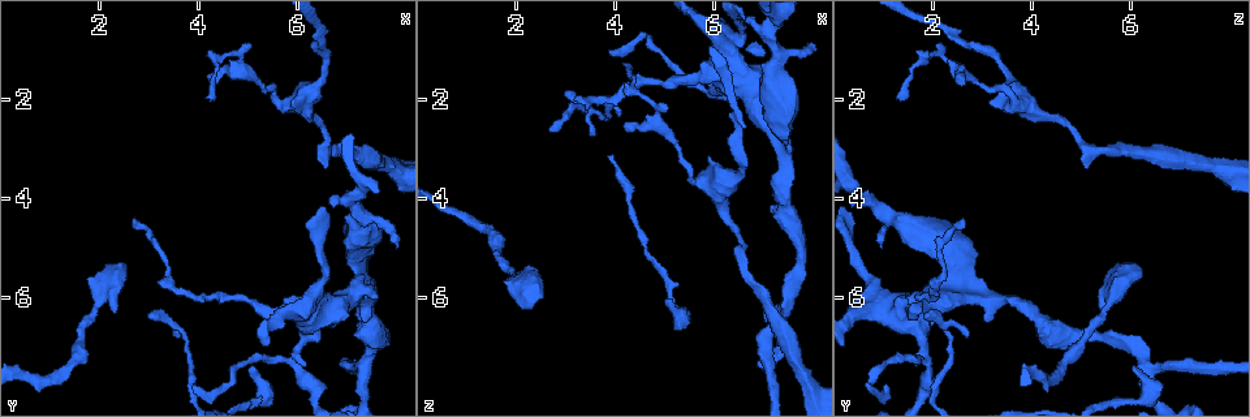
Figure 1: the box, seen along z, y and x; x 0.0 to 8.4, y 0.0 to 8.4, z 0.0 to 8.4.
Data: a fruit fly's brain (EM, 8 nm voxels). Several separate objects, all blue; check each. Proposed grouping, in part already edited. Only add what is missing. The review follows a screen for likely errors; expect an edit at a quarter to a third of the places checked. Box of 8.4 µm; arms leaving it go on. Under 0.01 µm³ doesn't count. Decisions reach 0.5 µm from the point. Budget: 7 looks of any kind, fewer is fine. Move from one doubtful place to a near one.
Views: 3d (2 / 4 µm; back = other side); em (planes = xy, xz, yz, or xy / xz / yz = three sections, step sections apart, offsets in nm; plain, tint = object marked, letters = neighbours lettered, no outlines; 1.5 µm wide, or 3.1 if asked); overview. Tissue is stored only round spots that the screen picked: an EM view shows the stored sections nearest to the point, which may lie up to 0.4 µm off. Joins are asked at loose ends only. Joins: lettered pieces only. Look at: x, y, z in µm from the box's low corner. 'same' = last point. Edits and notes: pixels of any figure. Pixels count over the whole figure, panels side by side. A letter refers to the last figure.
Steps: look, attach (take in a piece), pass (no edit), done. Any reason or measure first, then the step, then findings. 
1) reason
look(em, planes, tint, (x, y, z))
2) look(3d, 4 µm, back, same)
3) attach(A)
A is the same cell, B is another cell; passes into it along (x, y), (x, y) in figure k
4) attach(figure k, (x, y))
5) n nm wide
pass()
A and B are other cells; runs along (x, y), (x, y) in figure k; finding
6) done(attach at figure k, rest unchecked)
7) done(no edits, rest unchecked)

branch stops here
look(em, planes, plain, (4.30, 1.70, 2.70))

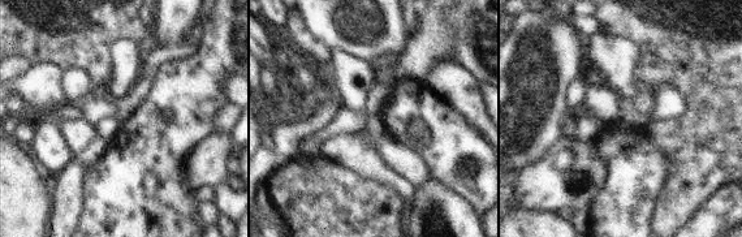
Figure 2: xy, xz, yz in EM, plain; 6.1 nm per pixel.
look(em, planes, letters, same)

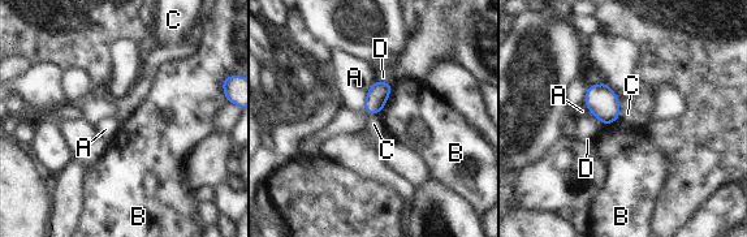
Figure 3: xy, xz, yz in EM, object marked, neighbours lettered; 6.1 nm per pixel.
pass()
A, B, C and D are other cells; border along (618, 98), (620, 119) in figure 3; no lettered piece goes on from it

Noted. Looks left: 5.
free end
look(3d, 2 µm, (3.60, 6.85, 2.75))

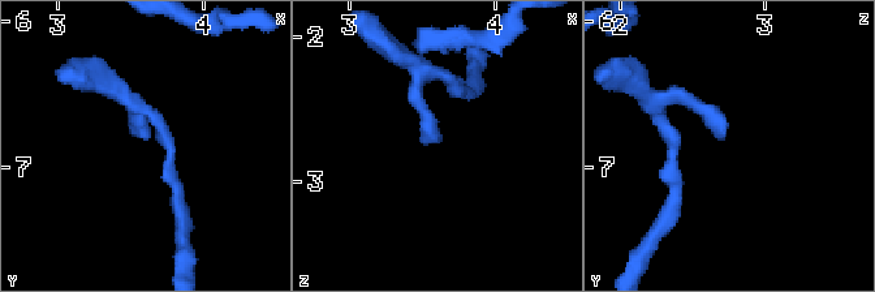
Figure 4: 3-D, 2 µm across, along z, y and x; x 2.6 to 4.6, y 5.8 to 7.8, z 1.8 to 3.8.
look(em, xz, step 4, tint, (3.64, 6.78, 2.72))

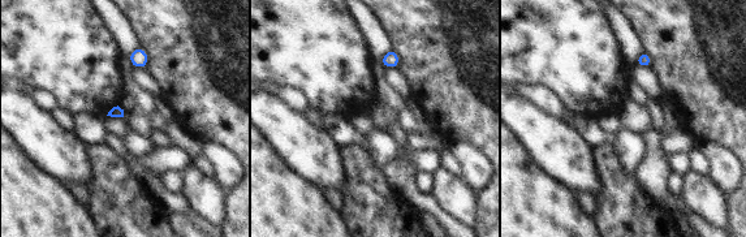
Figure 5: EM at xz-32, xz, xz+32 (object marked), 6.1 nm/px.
another direction
look(em, xy, step 4, letters, same)

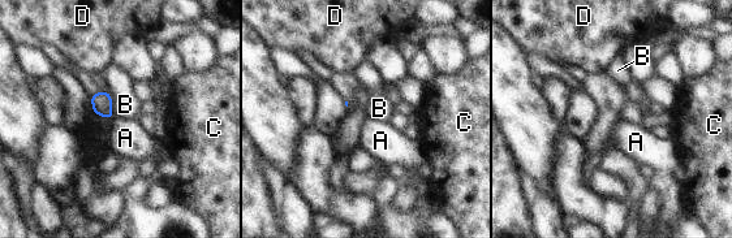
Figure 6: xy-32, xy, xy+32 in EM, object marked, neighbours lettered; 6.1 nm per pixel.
pass()
A, B, C and D are other cells; border along (108, 90), (111, 109), (115, 116) in figure 6; none of them fits

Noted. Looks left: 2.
tapers out
look(em, planes, letters, (3.85, 7.75, 1.05))

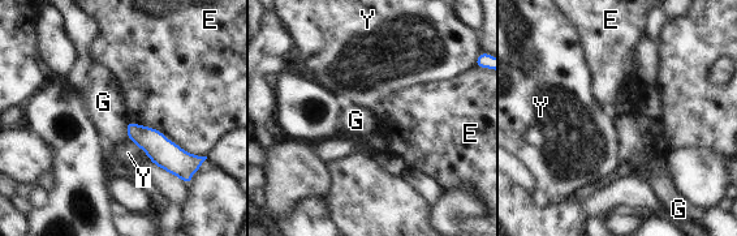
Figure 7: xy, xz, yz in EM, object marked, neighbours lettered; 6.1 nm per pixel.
pass()
E, G and Y are other cells; border along (128, 123), (125, 133) in figure 7; no lettered piece goes on from it

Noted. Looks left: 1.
done(no edits, rest unchecked)

